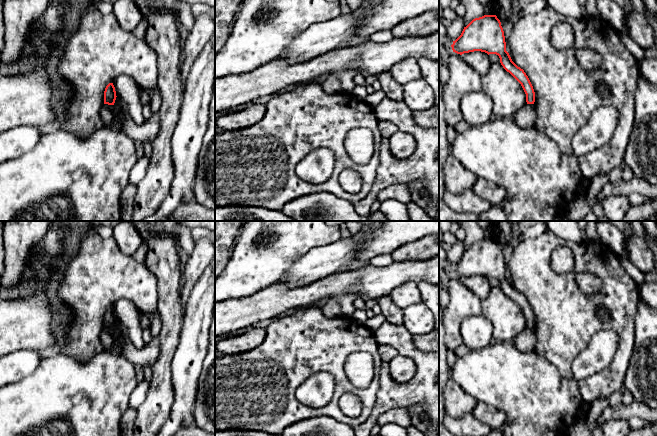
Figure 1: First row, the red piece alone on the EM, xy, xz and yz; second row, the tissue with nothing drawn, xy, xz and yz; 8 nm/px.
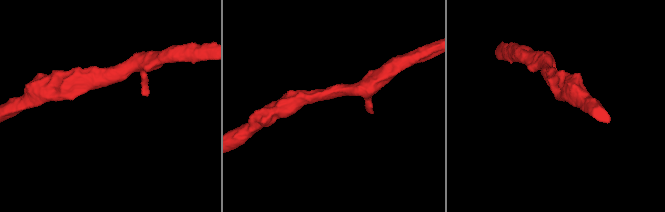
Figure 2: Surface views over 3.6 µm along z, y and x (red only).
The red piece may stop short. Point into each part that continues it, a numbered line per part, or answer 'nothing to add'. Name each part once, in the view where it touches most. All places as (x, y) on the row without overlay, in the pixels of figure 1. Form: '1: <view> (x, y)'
nothing to add

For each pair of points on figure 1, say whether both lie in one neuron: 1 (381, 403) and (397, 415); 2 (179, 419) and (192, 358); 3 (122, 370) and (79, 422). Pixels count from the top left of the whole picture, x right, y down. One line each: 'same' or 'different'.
1: different
2: same
3: same

